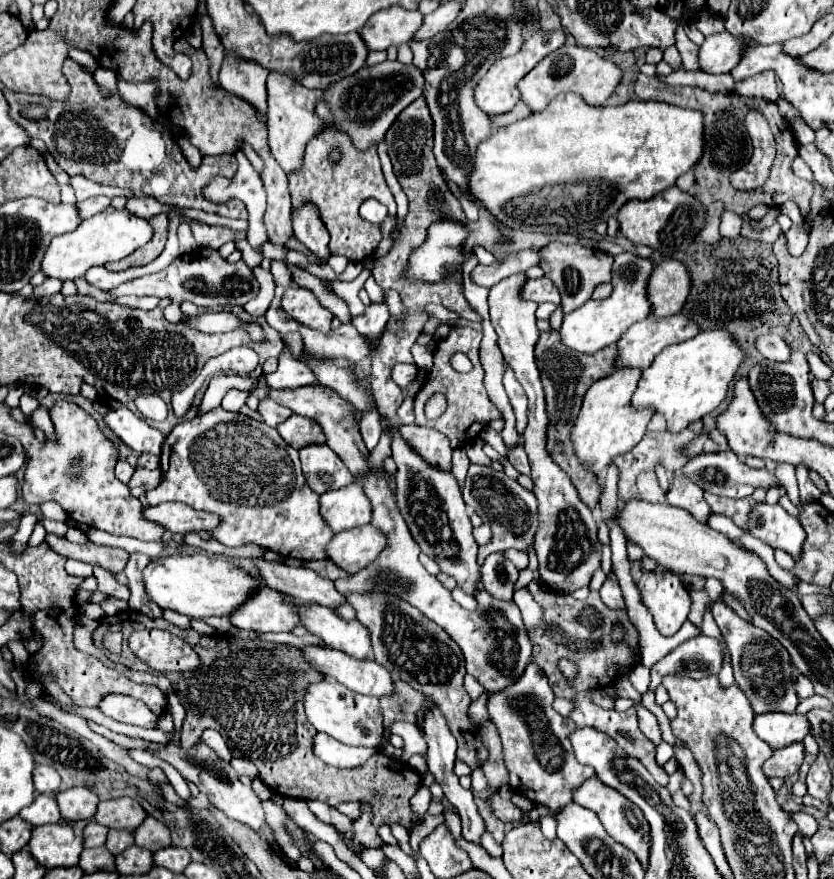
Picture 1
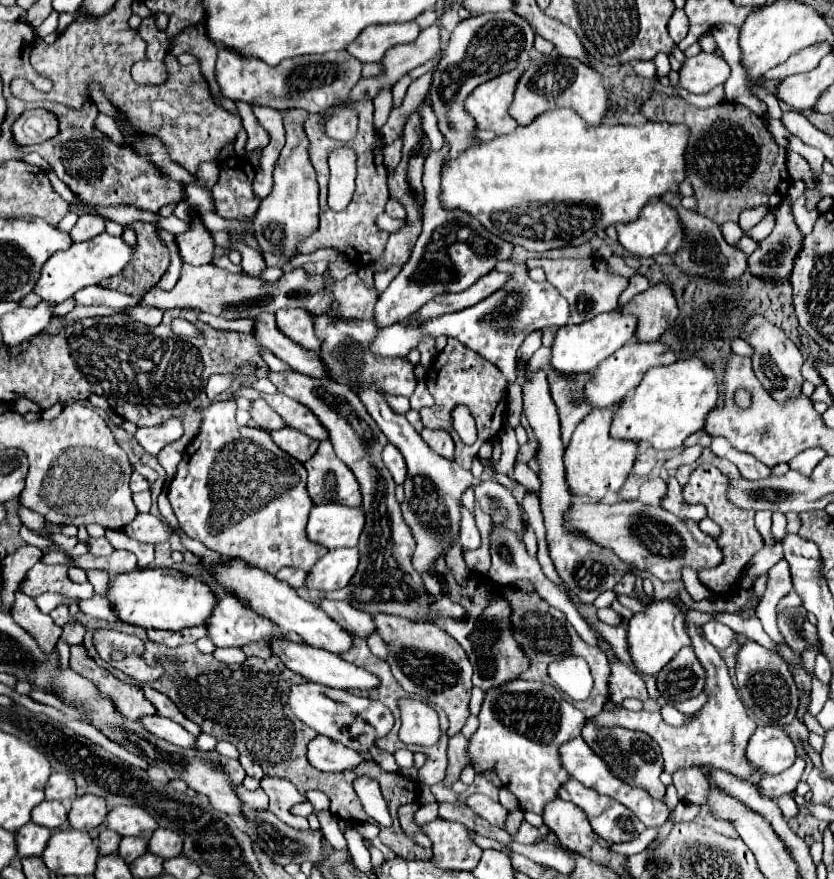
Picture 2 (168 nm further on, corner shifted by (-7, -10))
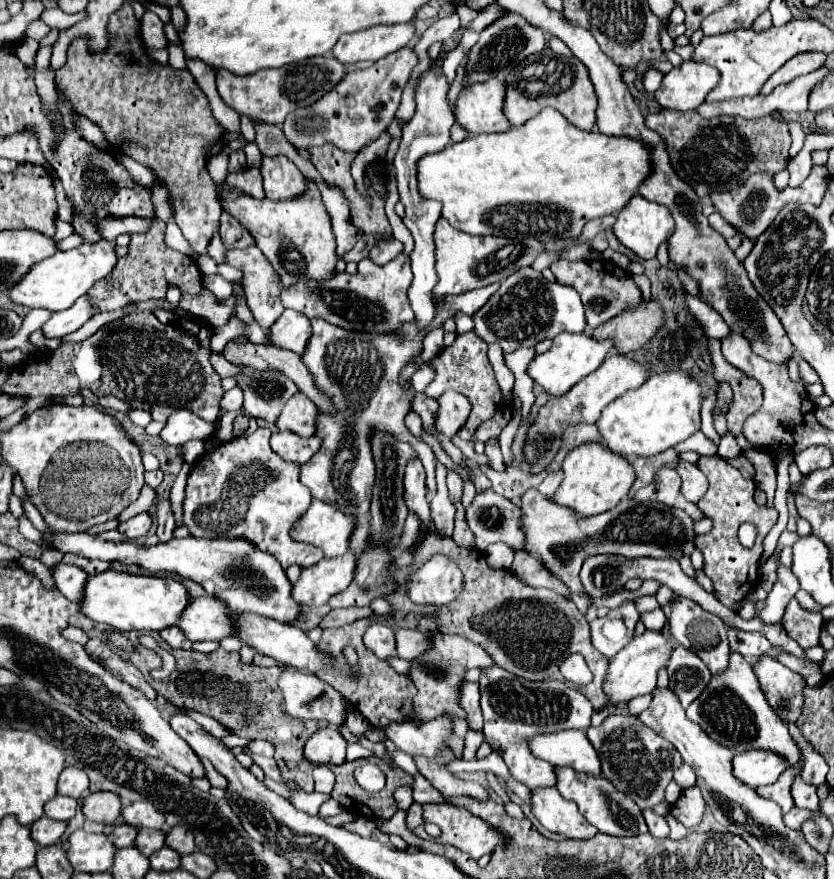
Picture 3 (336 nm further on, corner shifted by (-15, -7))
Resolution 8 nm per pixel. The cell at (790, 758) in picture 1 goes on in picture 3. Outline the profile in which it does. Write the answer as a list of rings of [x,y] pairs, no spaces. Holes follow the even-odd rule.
[[[786,768],[774,784],[760,786],[756,792],[762,798],[768,798],[768,800],[774,800],[776,804],[780,804],[782,812],[786,814],[794,806],[794,800],[792,800],[792,794],[790,794],[790,786],[792,786],[794,776],[796,776],[796,770],[794,768]]]

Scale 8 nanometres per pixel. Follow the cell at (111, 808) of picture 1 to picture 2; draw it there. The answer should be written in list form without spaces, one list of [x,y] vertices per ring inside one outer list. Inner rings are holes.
[[[114,807],[108,817],[106,823],[112,831],[120,833],[120,835],[134,835],[134,837],[142,837],[142,839],[150,839],[150,835],[154,833],[154,829],[158,827],[158,823],[140,807]]]

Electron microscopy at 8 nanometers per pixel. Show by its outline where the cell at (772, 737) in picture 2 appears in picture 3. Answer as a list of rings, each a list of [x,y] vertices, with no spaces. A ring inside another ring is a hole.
[[[750,750],[750,752],[736,754],[732,766],[734,766],[734,776],[740,782],[758,788],[776,782],[776,778],[786,770],[788,764],[778,754],[766,750]]]

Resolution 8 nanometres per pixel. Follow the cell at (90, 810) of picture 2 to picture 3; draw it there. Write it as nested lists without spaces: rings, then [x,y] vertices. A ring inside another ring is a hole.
[[[94,792],[84,798],[82,812],[88,820],[100,822],[100,824],[114,824],[120,818],[122,802],[118,794],[108,792]]]

